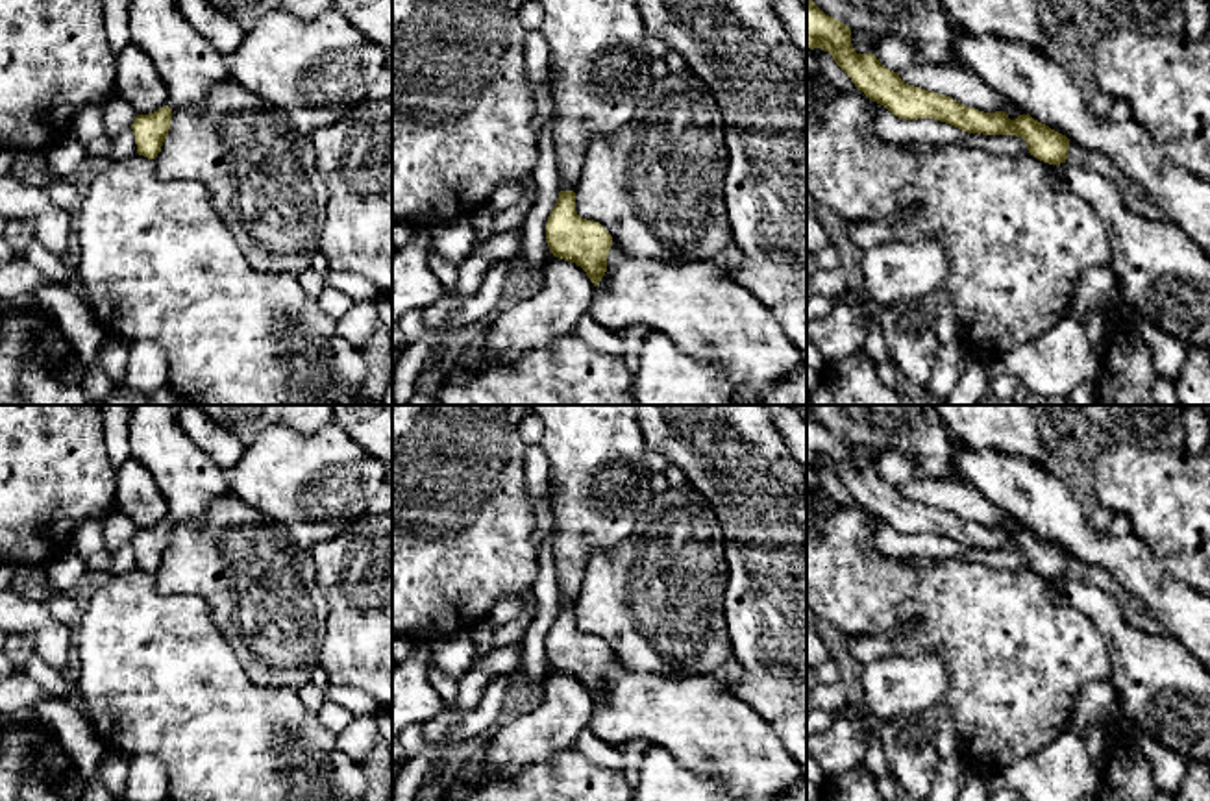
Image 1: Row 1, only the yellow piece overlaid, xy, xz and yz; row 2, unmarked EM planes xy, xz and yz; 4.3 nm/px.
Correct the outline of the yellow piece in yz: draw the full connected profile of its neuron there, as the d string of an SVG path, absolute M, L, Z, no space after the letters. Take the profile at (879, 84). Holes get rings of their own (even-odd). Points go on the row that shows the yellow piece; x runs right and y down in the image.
M807 0L807 48L829 52L858 91L899 118L934 118L968 133L1016 135L1027 142L1029 154L1043 163L1060 165L1068 159L1069 139L1029 113L1010 120L1005 111L984 113L968 107L947 94L905 83L875 54L857 54L851 28L825 15L812 0Z

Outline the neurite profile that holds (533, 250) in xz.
M555 115L548 118L537 142L538 159L533 168L535 200L520 224L520 255L531 274L542 272L546 255L549 253L549 246L546 242L546 222L561 192L553 146L553 122Z

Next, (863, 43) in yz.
M851 30L851 44L857 54L875 54L879 50L883 39L873 37L870 33Z

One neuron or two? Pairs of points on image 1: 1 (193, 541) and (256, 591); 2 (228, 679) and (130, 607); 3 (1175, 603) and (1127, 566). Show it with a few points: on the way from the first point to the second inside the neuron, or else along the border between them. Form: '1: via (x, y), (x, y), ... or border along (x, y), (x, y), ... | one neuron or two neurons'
1: via (208, 555), (211, 559), (224, 559), (241, 576) | one neuron
2: via (204, 679), (154, 631) | one neuron
3: via (1164, 596), (1138, 574) | one neuron

